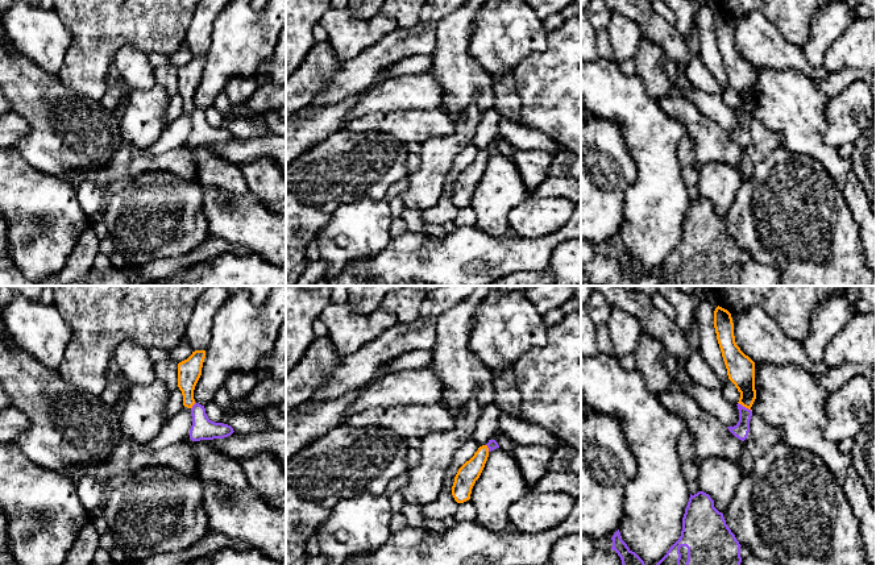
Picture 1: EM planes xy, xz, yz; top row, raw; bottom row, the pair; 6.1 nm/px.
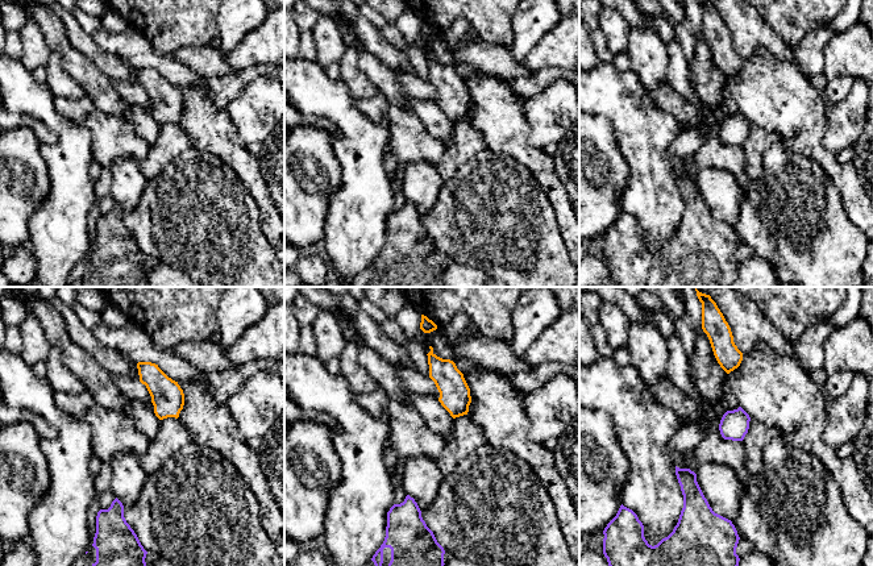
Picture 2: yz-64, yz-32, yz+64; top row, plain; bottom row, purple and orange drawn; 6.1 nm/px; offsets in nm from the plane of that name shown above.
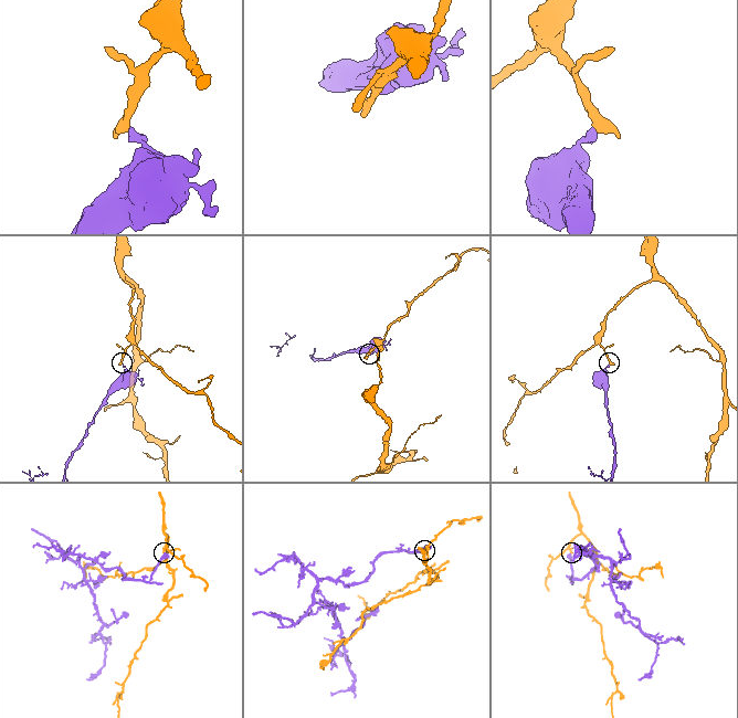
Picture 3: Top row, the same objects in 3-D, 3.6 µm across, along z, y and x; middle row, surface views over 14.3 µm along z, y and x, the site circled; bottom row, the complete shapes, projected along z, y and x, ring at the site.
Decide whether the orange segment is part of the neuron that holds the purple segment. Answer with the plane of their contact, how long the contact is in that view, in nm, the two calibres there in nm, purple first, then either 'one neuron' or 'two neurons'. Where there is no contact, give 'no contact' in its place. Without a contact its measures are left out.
yz | 110 nm | 90/180 nm | two neurons

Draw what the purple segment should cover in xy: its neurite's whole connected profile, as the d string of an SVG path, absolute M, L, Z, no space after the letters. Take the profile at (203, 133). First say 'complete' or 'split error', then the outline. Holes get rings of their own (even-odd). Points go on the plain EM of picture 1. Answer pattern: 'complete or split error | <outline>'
complete | M196 107L191 113L191 121L192 130L190 134L190 144L192 146L224 144L234 137L233 133L228 129L209 125L204 111Z

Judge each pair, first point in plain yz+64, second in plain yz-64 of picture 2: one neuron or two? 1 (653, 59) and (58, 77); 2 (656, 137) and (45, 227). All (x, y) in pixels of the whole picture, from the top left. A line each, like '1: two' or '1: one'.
1: one
2: one

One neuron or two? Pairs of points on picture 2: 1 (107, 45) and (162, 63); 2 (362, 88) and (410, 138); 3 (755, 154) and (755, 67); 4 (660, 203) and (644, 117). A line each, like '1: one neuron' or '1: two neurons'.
1: one neuron
2: two neurons
3: two neurons
4: one neuron

